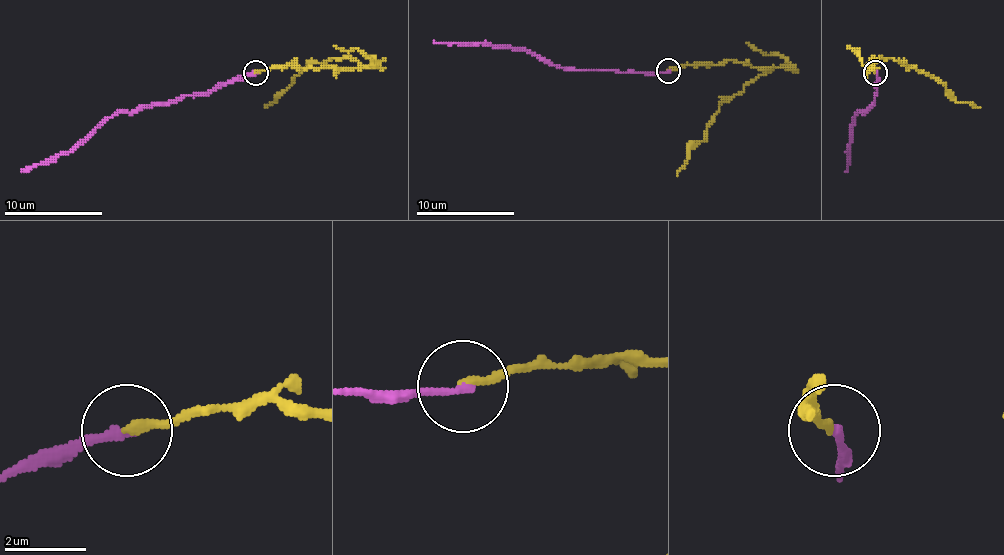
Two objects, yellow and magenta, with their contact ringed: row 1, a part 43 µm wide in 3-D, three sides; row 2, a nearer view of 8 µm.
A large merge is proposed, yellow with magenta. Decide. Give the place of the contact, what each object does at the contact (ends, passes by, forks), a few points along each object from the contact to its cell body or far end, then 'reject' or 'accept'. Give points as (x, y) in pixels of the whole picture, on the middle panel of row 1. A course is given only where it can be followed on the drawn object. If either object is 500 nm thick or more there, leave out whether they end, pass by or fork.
at (668, 70); yellow ends there; magenta ends there; yellow runs (667, 70), (736, 60), (771, 70), (751, 80), (724, 102), (707, 136), (687, 153), (687, 163), (677, 176); magenta runs (667, 70), (623, 72), (557, 67), (520, 50), (480, 43), (433, 40); reject

